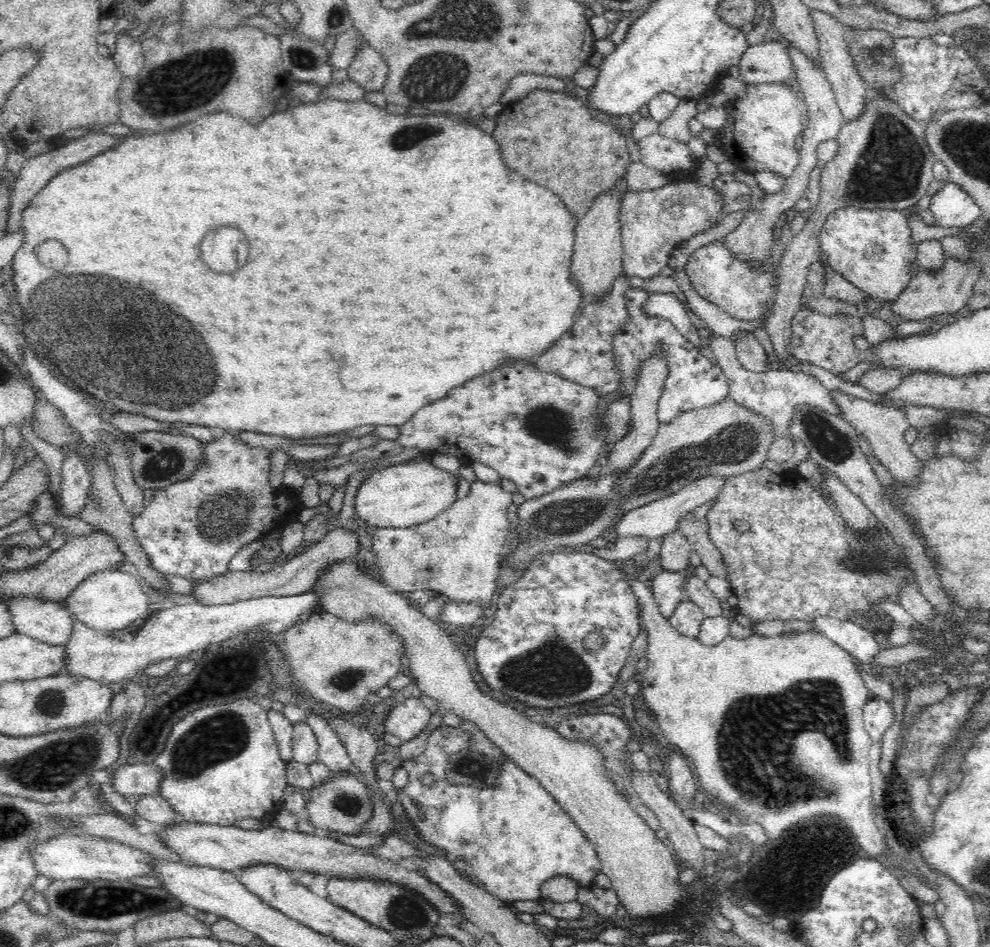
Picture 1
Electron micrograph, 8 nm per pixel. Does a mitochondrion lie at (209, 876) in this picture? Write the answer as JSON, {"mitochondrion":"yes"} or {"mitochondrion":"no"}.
{"mitochondrion":"no"}

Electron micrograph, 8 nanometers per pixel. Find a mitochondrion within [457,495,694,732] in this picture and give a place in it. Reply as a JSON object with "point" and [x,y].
{"point":[553,670]}

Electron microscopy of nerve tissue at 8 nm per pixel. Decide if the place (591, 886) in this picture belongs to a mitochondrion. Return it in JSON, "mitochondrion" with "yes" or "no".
{"mitochondrion":"no"}

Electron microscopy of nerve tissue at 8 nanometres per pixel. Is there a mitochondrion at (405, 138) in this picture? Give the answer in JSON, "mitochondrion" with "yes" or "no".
{"mitochondrion":"yes"}

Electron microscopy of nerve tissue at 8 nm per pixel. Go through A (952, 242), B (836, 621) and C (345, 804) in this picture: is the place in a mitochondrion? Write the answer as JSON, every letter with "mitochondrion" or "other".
{"A":"other","B":"other","C":"mitochondrion"}

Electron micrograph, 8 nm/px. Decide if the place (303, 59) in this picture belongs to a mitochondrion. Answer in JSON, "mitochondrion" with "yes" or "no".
{"mitochondrion":"yes"}

